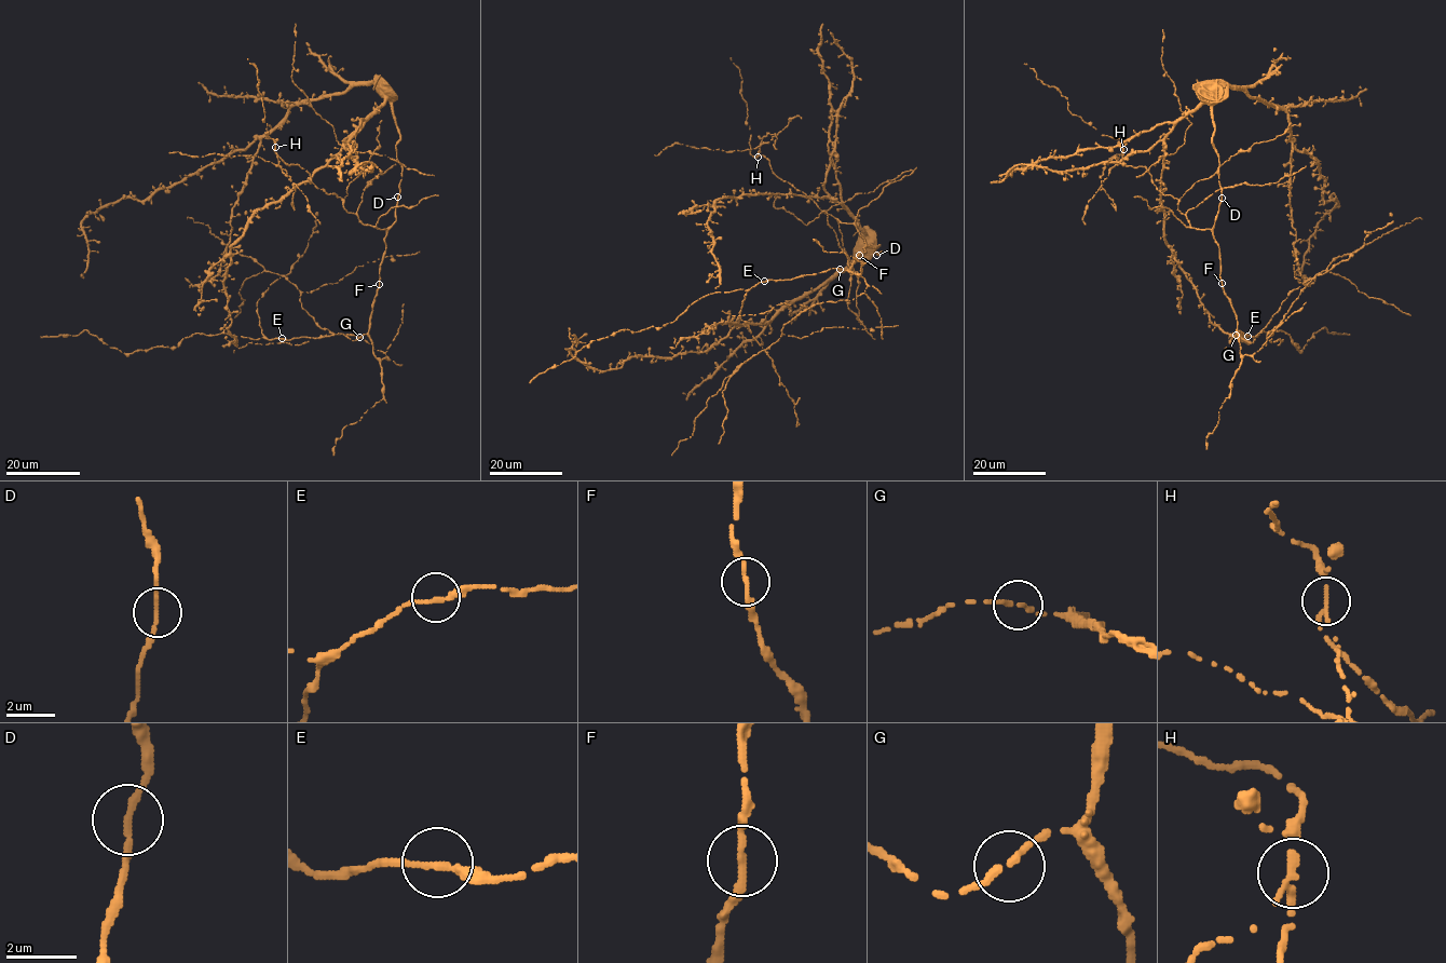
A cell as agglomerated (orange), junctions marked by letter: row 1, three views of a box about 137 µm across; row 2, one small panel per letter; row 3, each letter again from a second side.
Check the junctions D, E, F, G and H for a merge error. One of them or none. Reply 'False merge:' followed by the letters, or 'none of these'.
False merge: H

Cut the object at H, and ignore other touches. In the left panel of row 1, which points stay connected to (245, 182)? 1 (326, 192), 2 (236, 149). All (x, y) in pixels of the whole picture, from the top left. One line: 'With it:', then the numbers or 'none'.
With it: 1, 2

